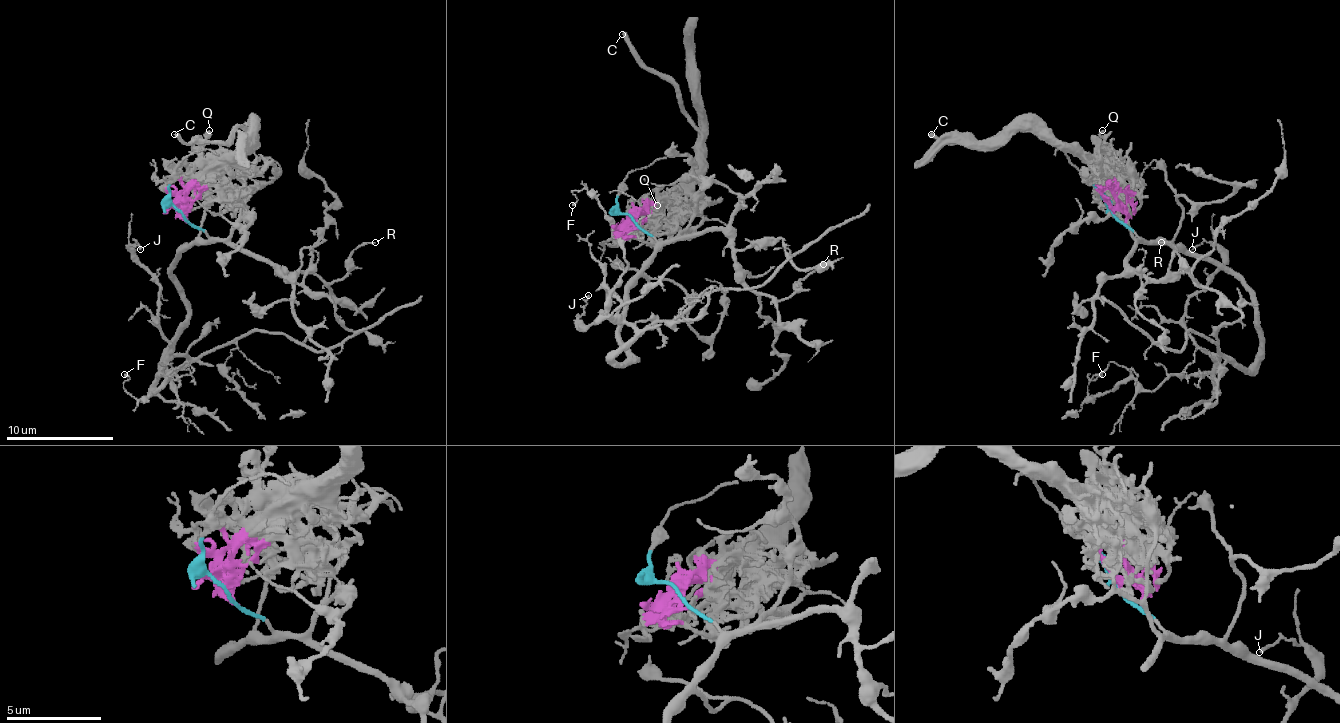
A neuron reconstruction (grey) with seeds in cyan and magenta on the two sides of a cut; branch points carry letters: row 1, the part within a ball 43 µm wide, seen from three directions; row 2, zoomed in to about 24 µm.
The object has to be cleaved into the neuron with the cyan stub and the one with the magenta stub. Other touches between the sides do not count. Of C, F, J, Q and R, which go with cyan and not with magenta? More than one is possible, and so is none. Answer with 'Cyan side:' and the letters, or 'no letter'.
Cyan side: F, J, R

